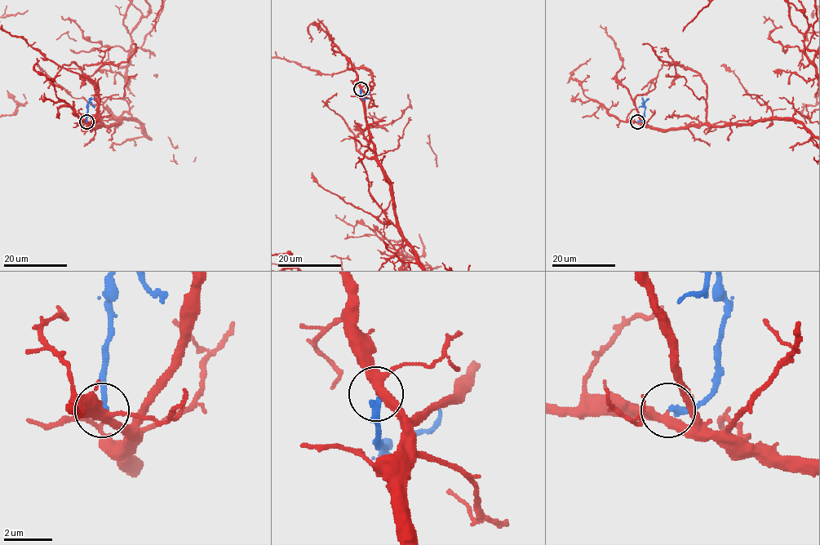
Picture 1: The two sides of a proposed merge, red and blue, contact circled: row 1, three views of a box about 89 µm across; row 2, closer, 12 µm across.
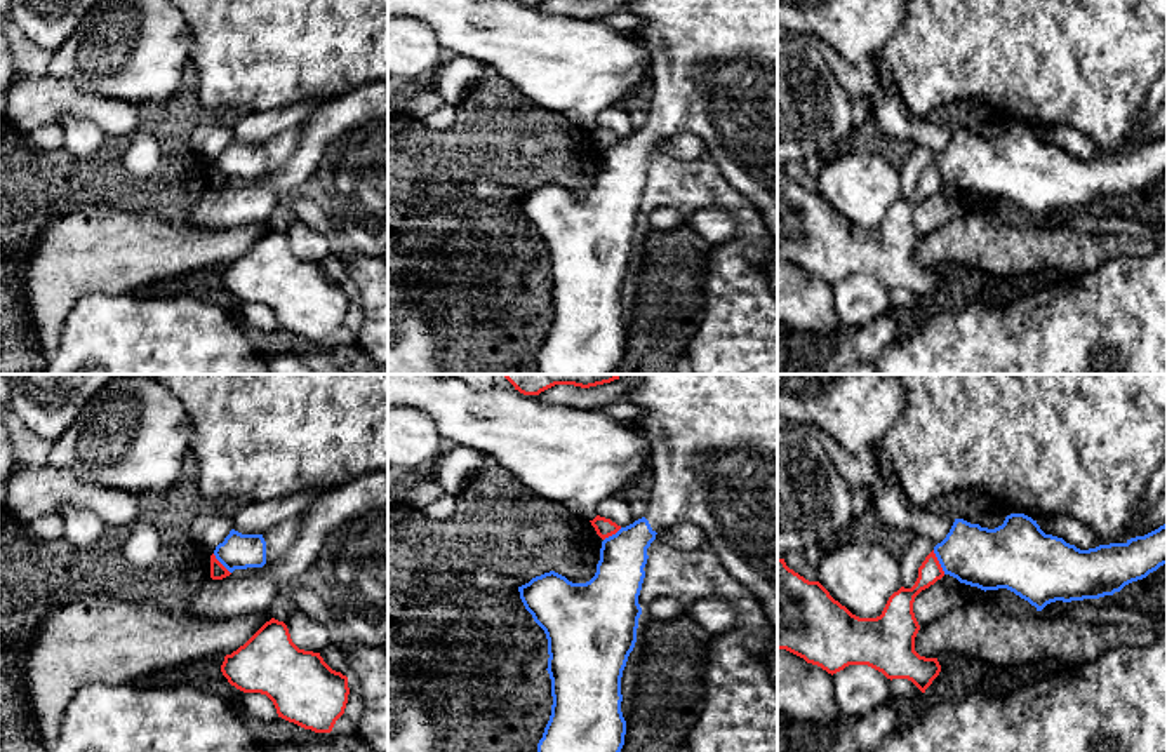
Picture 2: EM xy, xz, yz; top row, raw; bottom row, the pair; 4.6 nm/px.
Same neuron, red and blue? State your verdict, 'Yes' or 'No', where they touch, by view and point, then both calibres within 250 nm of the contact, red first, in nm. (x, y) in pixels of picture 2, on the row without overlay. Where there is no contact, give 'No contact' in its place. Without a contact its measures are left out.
No. Touches red at yz (938, 173). Thickness 110 nm (red) against 280 nm

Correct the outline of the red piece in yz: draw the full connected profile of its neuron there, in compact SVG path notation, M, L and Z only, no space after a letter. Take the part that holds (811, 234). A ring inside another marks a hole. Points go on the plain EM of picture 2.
M932 160L918 178L918 188L911 198L901 197L894 202L880 226L859 228L835 211L819 191L805 190L790 179L784 169L777 169L777 259L786 259L831 285L849 275L868 275L890 291L908 289L925 303L939 285L941 275L937 268L925 268L915 261L920 235L913 223L913 212L922 200L943 186L944 181Z

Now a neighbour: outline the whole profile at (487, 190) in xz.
M477 179L473 183L473 193L499 211L499 216L510 225L510 230L523 238L529 252L537 252L548 261L546 244L525 219L517 195L494 179Z

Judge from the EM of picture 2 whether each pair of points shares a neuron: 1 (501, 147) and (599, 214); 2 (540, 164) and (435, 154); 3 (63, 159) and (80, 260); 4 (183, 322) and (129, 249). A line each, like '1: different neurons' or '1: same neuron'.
1: different neurons
2: same neuron
3: different neurons
4: different neurons

